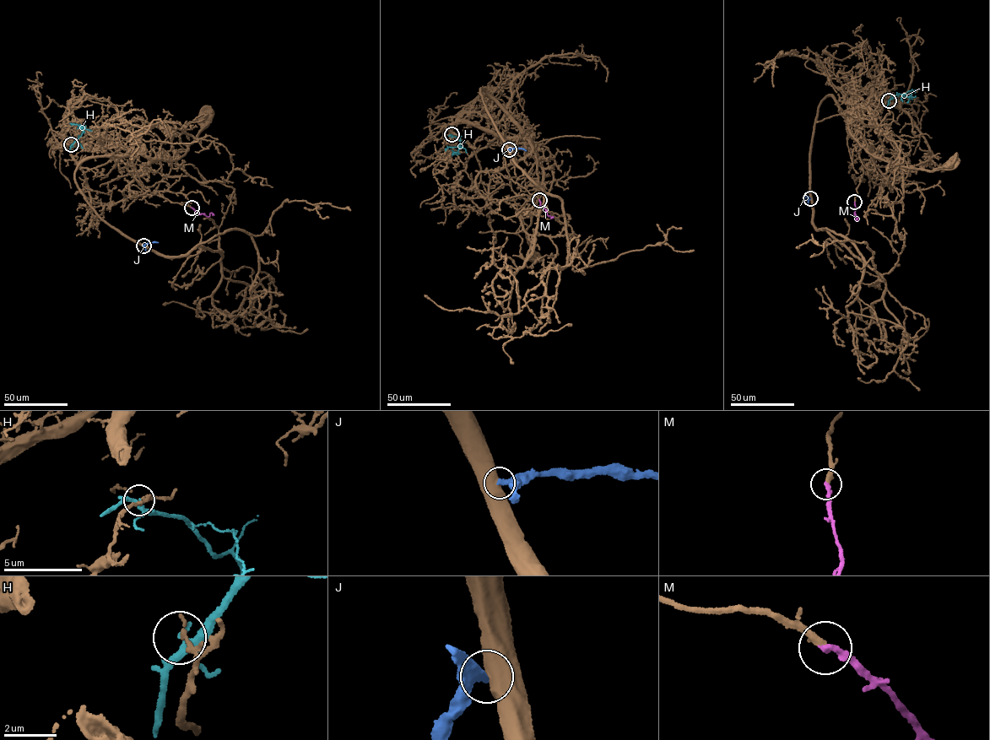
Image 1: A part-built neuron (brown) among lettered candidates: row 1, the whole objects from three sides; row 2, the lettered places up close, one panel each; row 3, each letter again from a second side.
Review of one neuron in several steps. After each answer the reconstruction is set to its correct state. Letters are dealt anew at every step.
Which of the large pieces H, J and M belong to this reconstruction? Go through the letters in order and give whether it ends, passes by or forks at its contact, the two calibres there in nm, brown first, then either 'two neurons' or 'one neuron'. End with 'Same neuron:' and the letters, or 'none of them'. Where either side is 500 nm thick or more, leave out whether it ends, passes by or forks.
H: it forks there; 190 nm thick on the brown side, 200 nm on the other; two neurons
J: 750 nm thick on the brown side, 360 nm on the other; two neurons
M: it ends there; 300 nm thick on the brown side, 260 nm on the other; one neuron
Same neuron: M

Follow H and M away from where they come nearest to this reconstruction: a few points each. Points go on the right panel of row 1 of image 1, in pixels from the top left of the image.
H: (889, 100), (911, 90), (915, 93)
M: (854, 202), (856, 220)

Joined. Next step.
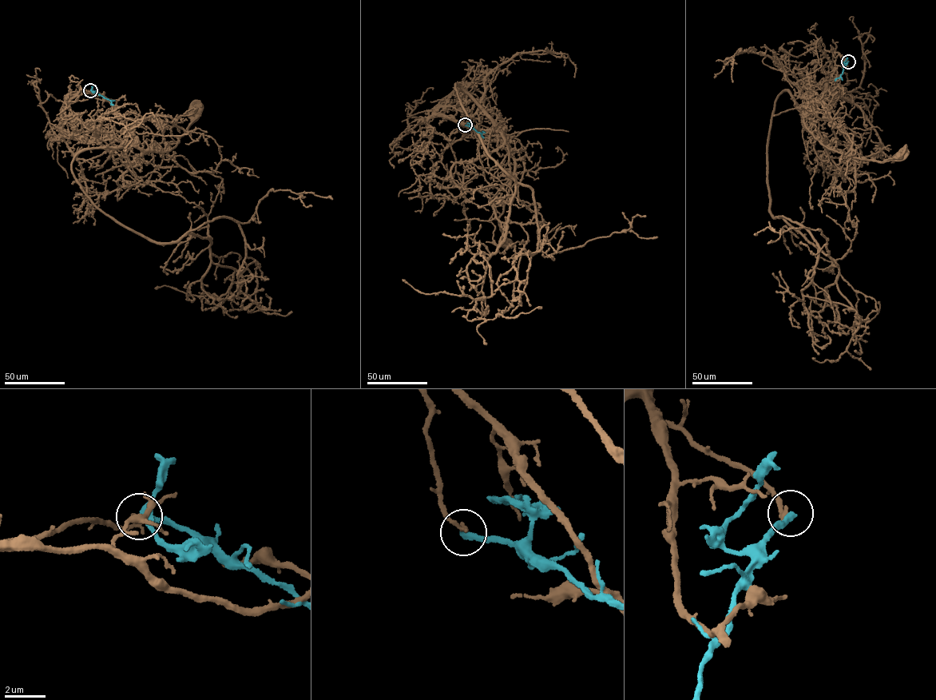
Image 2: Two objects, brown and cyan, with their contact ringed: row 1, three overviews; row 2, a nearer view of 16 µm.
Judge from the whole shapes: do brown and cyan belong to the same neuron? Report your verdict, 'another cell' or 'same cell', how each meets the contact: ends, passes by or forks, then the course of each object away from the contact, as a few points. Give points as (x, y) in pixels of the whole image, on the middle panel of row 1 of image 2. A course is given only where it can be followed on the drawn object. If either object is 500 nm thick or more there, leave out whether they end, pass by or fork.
another cell; brown ends; cyan ends; course brown (466, 125), (456, 95), (447, 96), (435, 106), (442, 116), (501, 133), (510, 173), (499, 218), (505, 244); course cyan (466, 125), (477, 132), (485, 133)

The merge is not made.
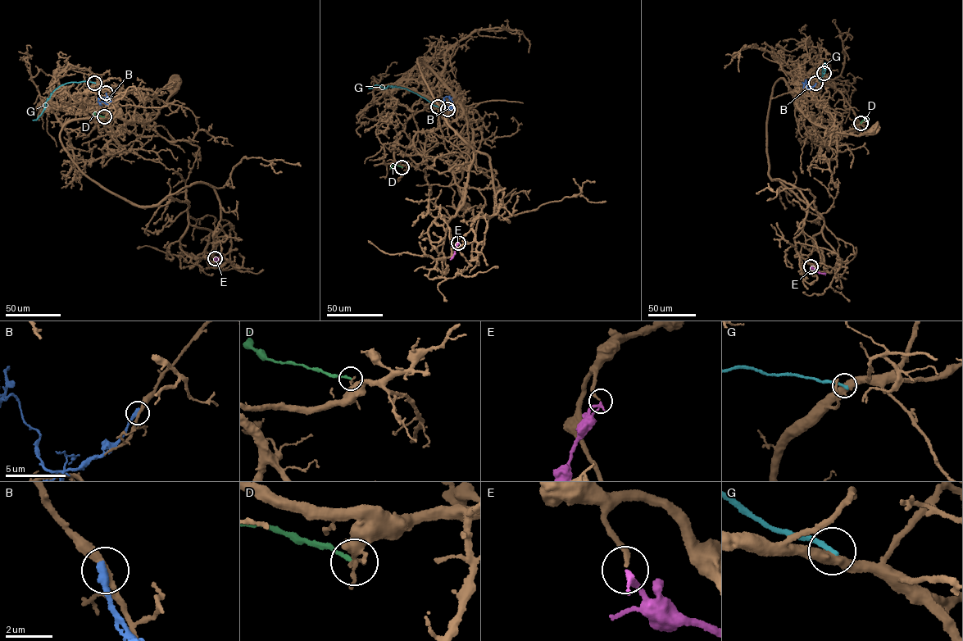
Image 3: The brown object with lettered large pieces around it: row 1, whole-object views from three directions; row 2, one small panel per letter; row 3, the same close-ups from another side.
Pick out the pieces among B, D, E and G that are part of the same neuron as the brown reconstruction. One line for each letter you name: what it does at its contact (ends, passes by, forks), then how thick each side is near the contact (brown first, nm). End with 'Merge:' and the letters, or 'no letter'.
E: it ends | 190/300 nm
Merge: E

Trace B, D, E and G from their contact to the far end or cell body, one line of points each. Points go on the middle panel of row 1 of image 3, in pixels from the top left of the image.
B: (447, 109), (451, 106), (450, 99), (446, 96), (443, 97), (444, 102)
D: (402, 167), (393, 165), (391, 168)
E: (458, 242), (450, 260)
G: (438, 106), (399, 87), (388, 86), (385, 88), (376, 85), (369, 88)

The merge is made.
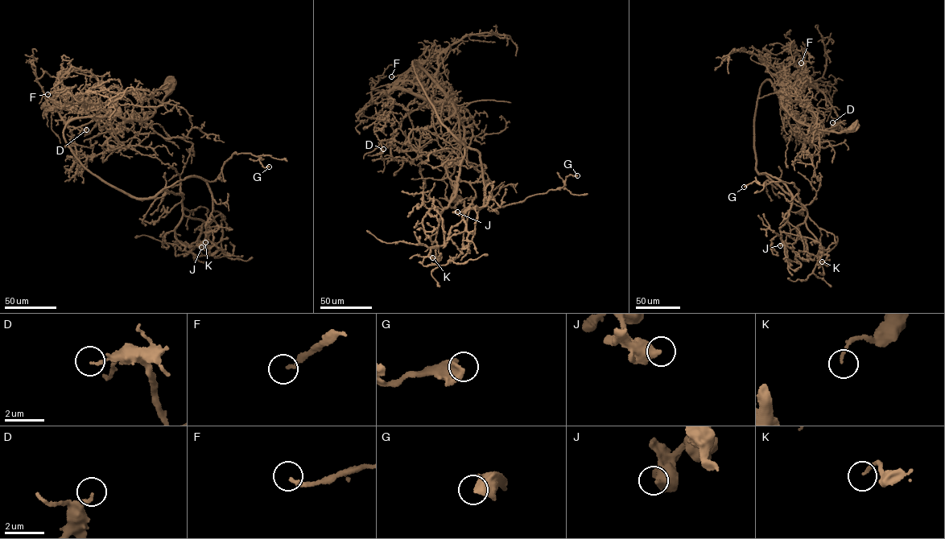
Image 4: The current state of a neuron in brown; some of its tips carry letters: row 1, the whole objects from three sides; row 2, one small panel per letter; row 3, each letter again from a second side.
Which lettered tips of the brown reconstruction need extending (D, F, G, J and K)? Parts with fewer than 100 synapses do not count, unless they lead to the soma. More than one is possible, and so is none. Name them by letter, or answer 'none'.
none

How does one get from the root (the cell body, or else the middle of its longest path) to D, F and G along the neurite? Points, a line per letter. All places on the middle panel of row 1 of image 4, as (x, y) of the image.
D: (456, 199), (450, 175), (460, 137), (451, 104), (428, 100), (394, 131), (389, 158), (381, 158), (383, 149)
F: (456, 199), (450, 178), (460, 146), (454, 109), (450, 103), (398, 88), (395, 81), (402, 75), (391, 76)
G: (456, 199), (458, 116), (413, 61), (443, 124), (478, 152), (488, 210), (577, 175)

